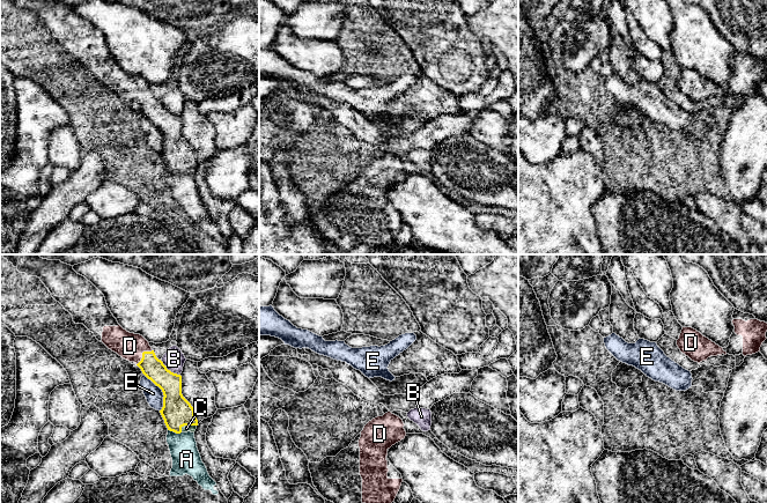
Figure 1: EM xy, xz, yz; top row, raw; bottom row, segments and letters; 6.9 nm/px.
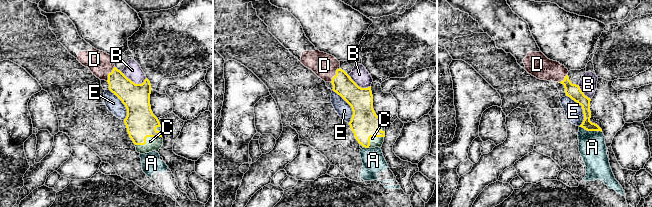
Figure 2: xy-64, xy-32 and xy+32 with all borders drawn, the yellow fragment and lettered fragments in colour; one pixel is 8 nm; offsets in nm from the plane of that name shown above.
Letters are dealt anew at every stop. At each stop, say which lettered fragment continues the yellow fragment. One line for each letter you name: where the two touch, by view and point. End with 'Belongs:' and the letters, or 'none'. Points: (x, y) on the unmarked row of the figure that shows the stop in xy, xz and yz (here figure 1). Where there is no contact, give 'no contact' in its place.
C: contact xy (186, 165)
D: contact xy (142, 95)
Belongs: C, D

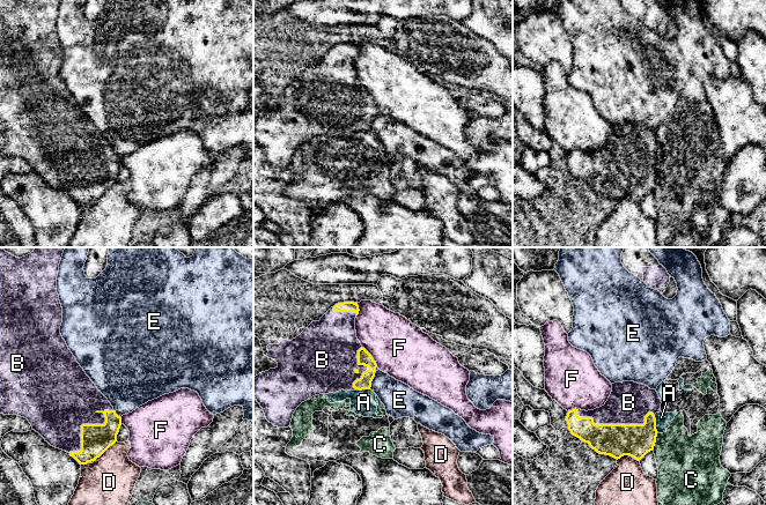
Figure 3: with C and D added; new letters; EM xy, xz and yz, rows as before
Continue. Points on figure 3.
B: contact yz (614, 165)
Belongs: B

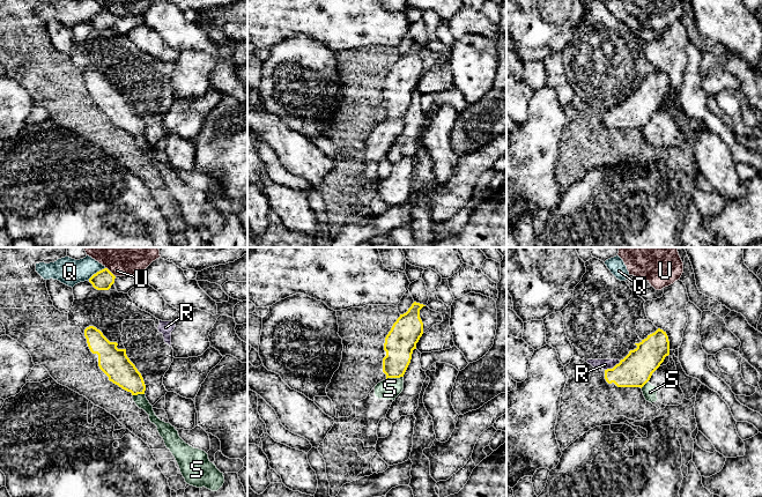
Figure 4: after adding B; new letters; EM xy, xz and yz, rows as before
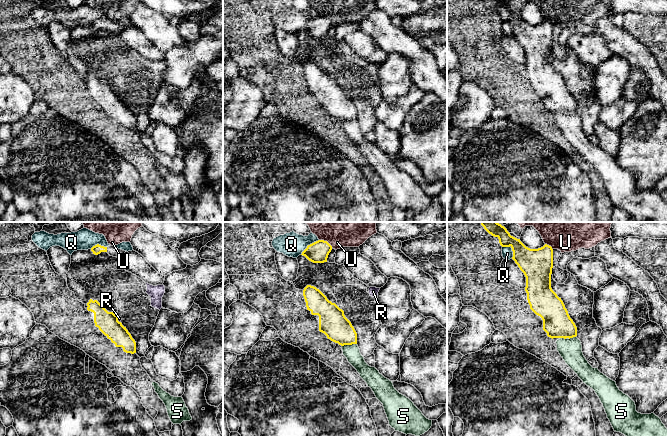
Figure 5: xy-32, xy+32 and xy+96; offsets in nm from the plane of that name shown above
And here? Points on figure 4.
Belongs: none

